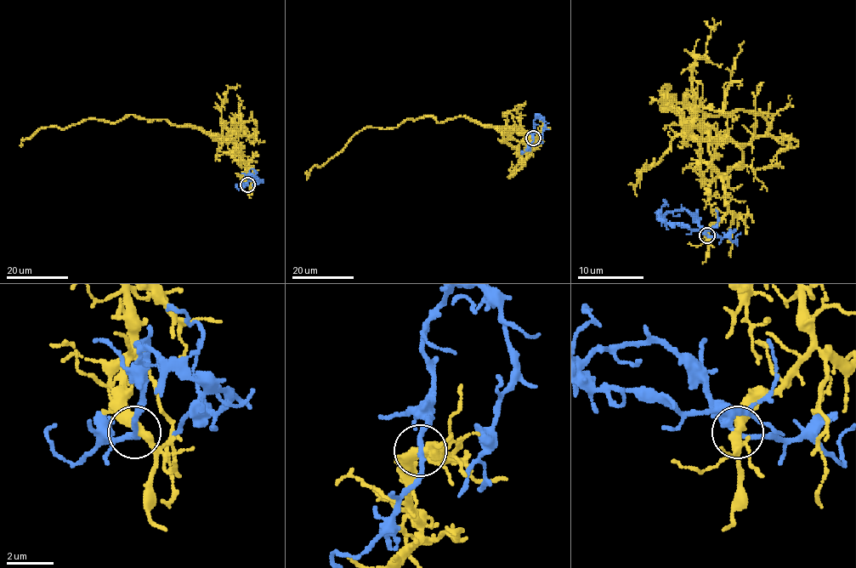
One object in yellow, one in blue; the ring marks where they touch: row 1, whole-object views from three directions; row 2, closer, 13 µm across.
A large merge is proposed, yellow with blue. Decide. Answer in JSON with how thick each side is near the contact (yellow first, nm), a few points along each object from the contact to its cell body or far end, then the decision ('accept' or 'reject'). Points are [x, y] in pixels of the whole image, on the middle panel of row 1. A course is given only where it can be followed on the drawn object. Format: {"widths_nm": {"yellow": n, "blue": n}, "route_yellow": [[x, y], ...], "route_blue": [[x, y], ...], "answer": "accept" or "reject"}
{"widths_nm": {"yellow": 440, "blue": 200}, "route_yellow": [[533, 138], [532, 147], [510, 128], [420, 116], [365, 127], [314, 166], [307, 180], [307, 170]], "route_blue": [[533, 138], [533, 121], [541, 116], [544, 124], [541, 142]], "answer": "reject"}

